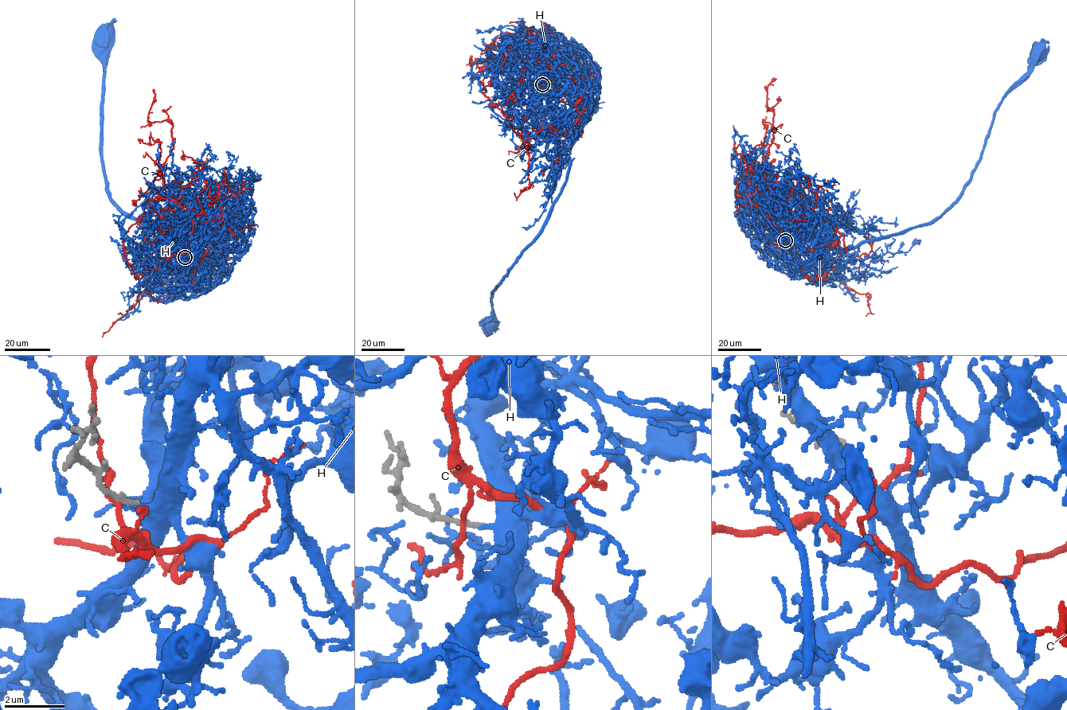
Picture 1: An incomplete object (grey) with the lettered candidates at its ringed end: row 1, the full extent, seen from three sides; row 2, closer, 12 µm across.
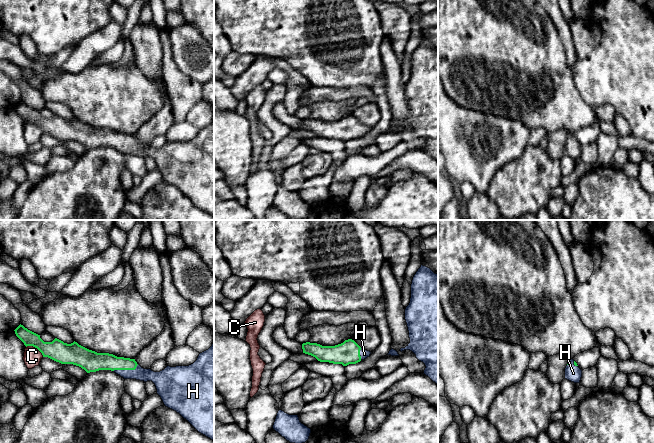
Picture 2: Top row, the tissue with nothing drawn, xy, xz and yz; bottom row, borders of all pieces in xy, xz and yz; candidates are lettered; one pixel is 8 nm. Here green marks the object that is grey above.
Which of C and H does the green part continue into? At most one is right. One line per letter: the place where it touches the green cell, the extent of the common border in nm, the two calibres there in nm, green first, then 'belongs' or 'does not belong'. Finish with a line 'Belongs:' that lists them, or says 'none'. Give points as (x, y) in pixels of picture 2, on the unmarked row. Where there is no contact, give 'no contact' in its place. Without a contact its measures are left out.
C: xy (35, 123) | 170 nm | 170/140 nm | does not belong
H: xy (126, 145) | 220 nm | 140/100 nm | belongs
Belongs: H

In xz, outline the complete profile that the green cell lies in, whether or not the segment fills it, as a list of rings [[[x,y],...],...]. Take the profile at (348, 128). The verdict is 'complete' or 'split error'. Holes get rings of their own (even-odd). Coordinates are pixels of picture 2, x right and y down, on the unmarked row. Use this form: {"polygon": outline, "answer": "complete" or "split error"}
{"polygon": [[[348,115],[335,122],[322,122],[317,119],[302,120],[303,129],[315,133],[320,138],[333,140],[356,140],[370,132],[371,128],[361,124],[354,116]]], "answer": "split error"}

